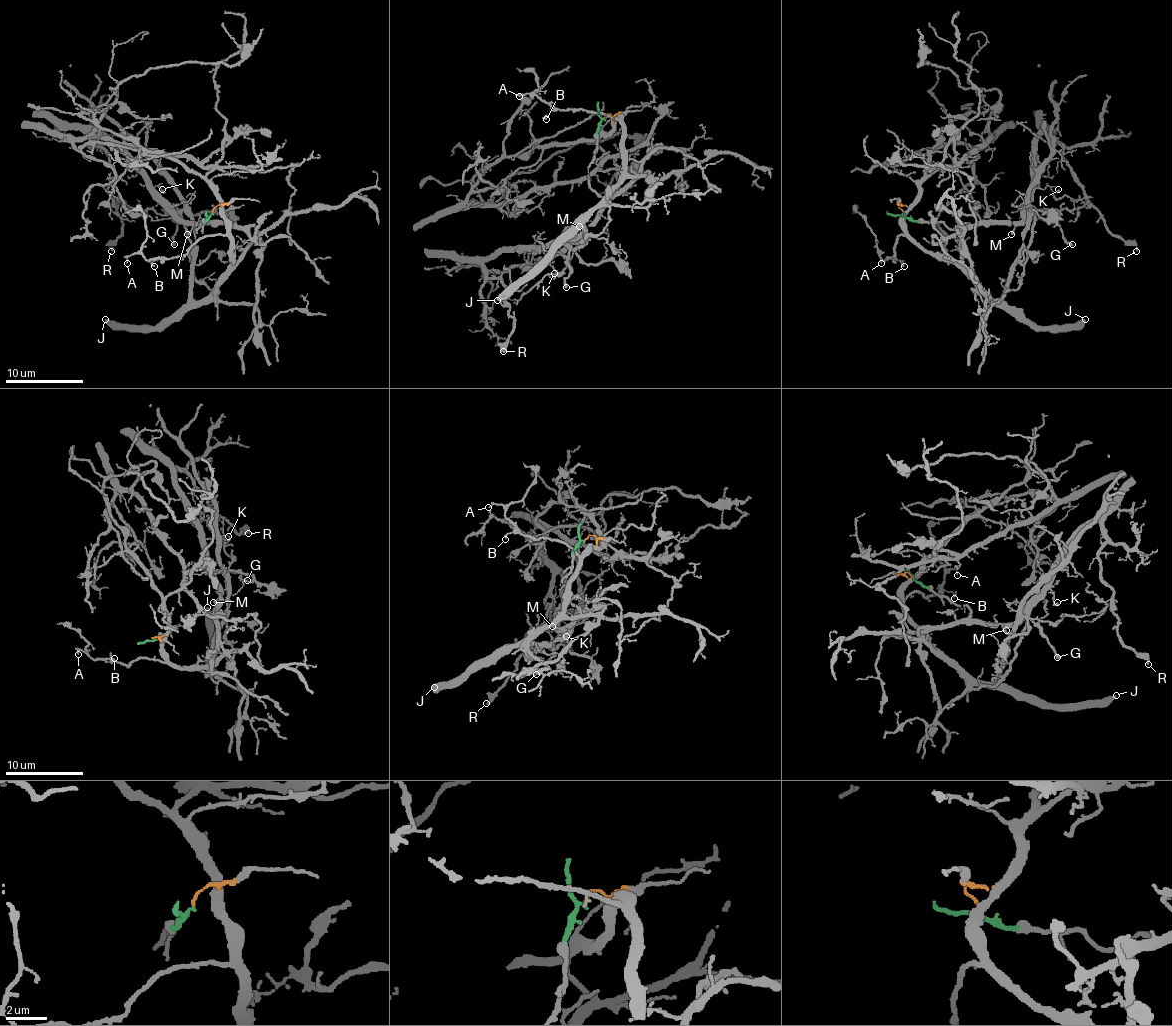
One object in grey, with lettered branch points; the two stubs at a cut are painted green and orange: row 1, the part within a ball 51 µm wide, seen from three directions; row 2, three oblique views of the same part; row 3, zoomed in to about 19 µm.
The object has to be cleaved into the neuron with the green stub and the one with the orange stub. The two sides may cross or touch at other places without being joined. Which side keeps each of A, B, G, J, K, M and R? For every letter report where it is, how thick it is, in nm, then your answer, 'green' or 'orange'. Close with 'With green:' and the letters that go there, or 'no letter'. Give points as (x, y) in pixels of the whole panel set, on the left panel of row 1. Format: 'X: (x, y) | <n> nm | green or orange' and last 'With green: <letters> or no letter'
A: (127, 263) | 120 nm | orange
B: (154, 266) | 140 nm | orange
G: (174, 244) | 280 nm | green
J: (105, 319) | 360 nm | orange
K: (162, 189) | 140 nm | green
M: (187, 234) | 190 nm | green
R: (111, 251) | 200 nm | green
With green: G, K, M, R

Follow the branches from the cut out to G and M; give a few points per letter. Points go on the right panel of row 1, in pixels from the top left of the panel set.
G: (903, 213), (914, 221), (944, 223), (957, 231), (963, 225), (1018, 223), (1033, 213), (1055, 221), (1072, 244)
M: (903, 213), (914, 221), (944, 223), (957, 231), (963, 225), (1012, 223), (1012, 234)

